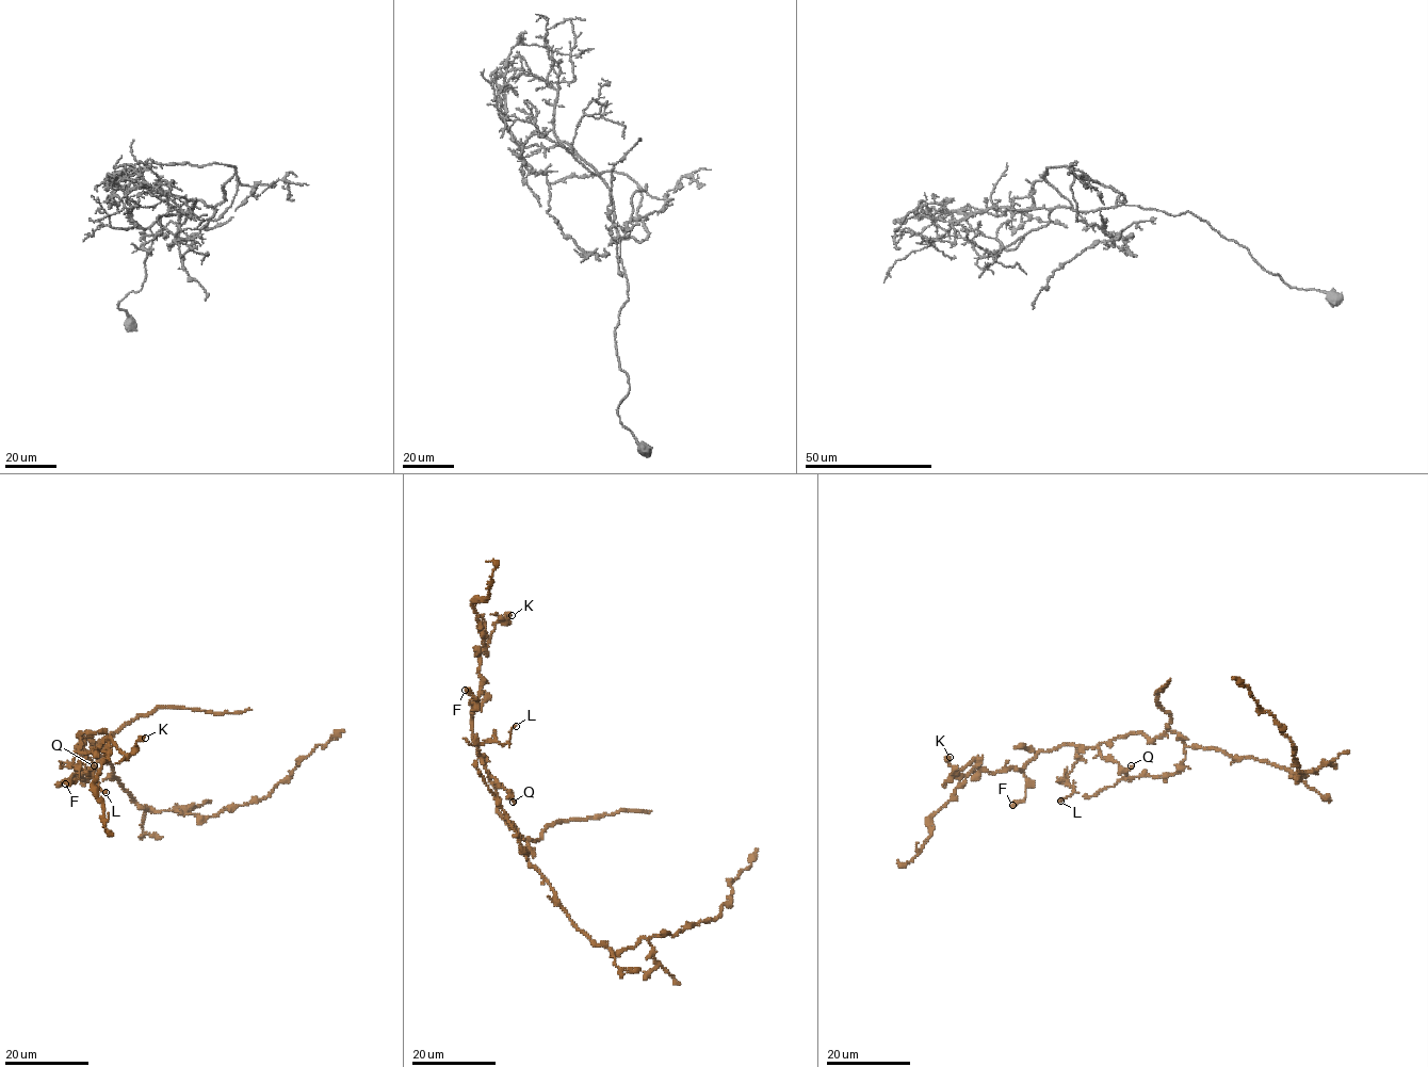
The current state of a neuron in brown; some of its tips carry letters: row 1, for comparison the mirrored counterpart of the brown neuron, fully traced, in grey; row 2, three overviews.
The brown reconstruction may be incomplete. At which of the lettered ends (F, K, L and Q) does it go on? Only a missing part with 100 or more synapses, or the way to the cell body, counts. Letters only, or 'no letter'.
L

